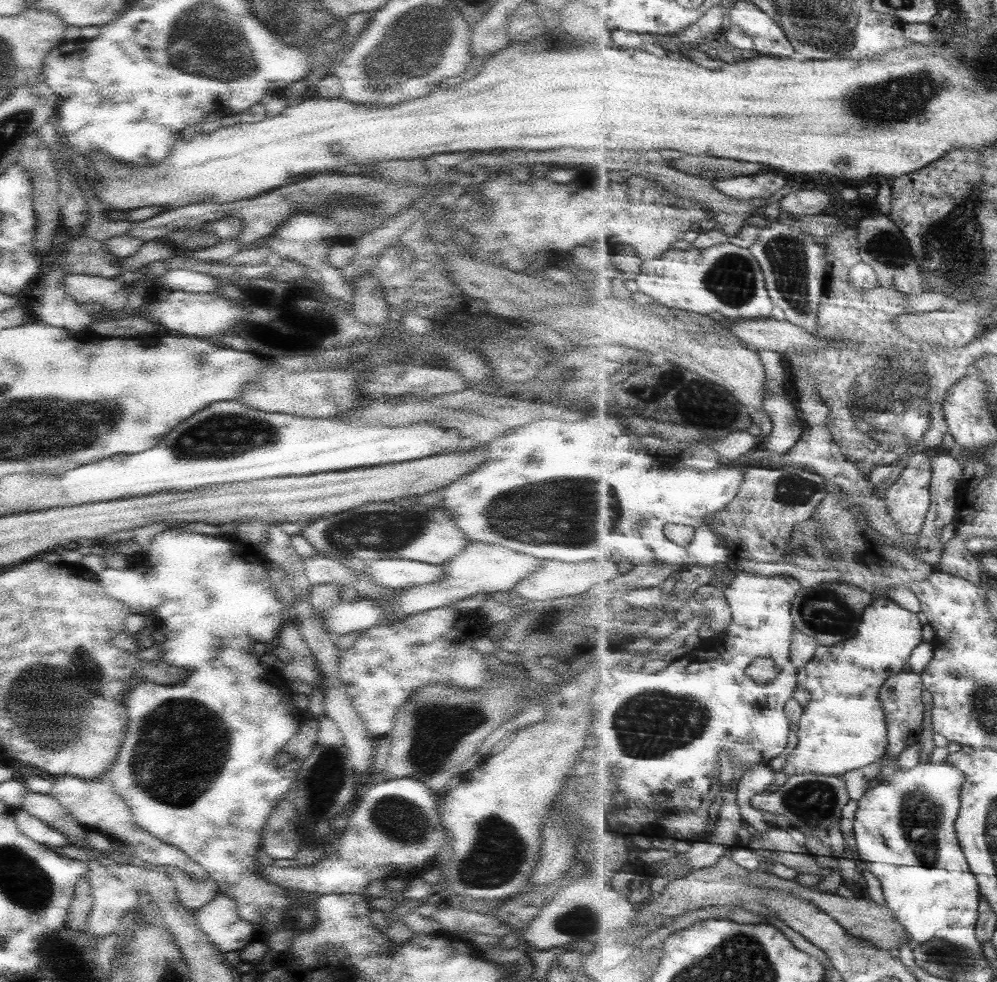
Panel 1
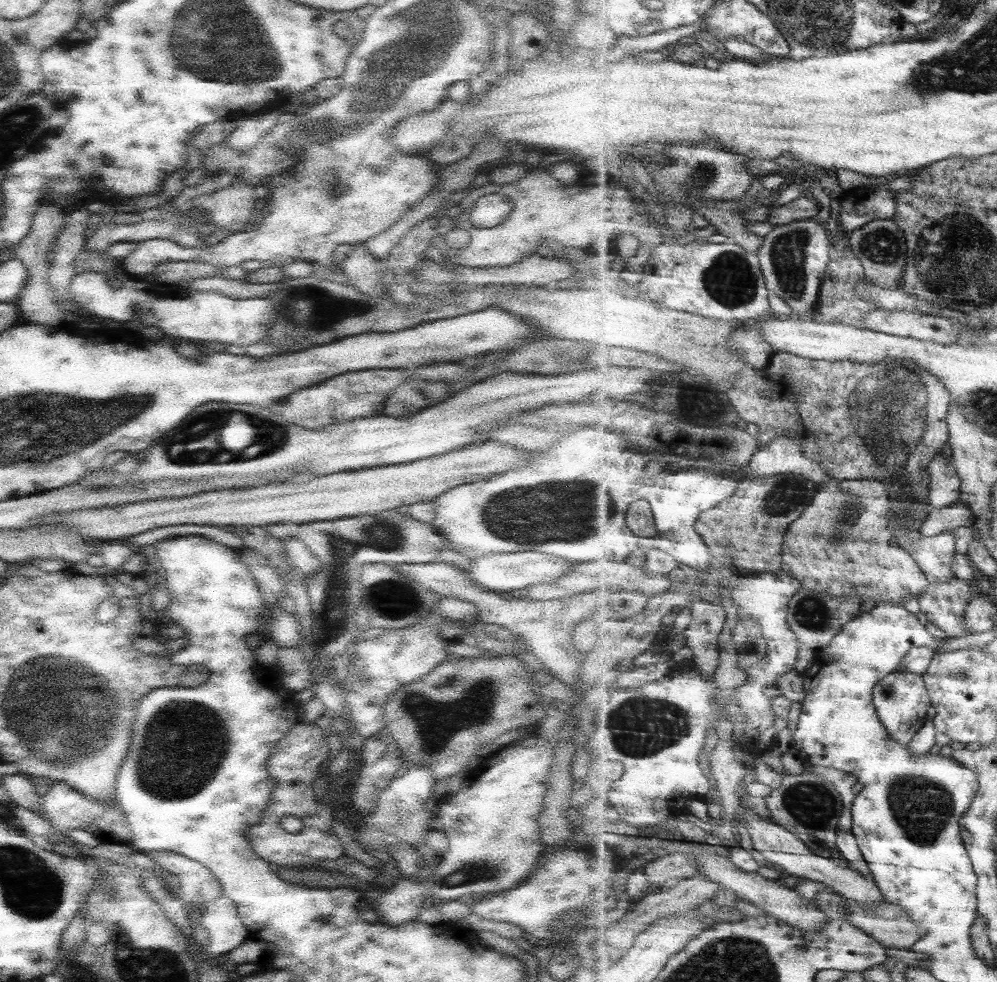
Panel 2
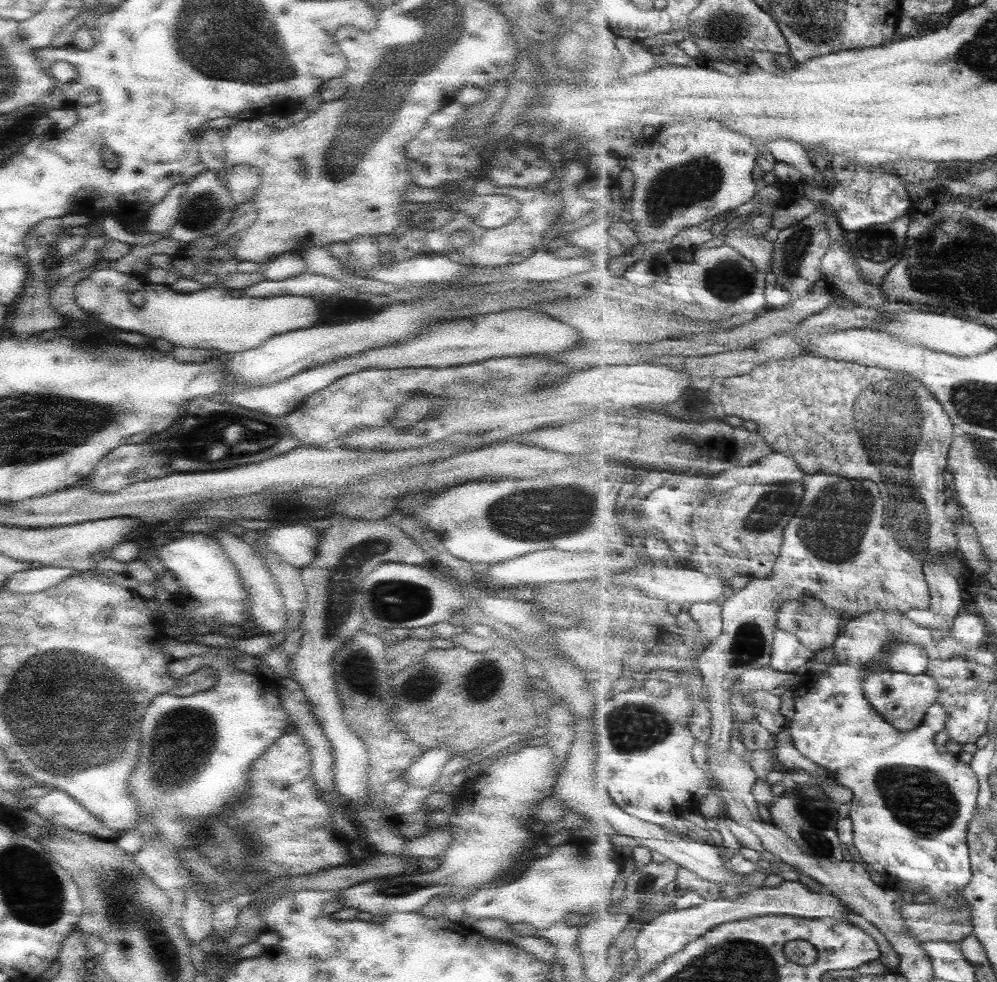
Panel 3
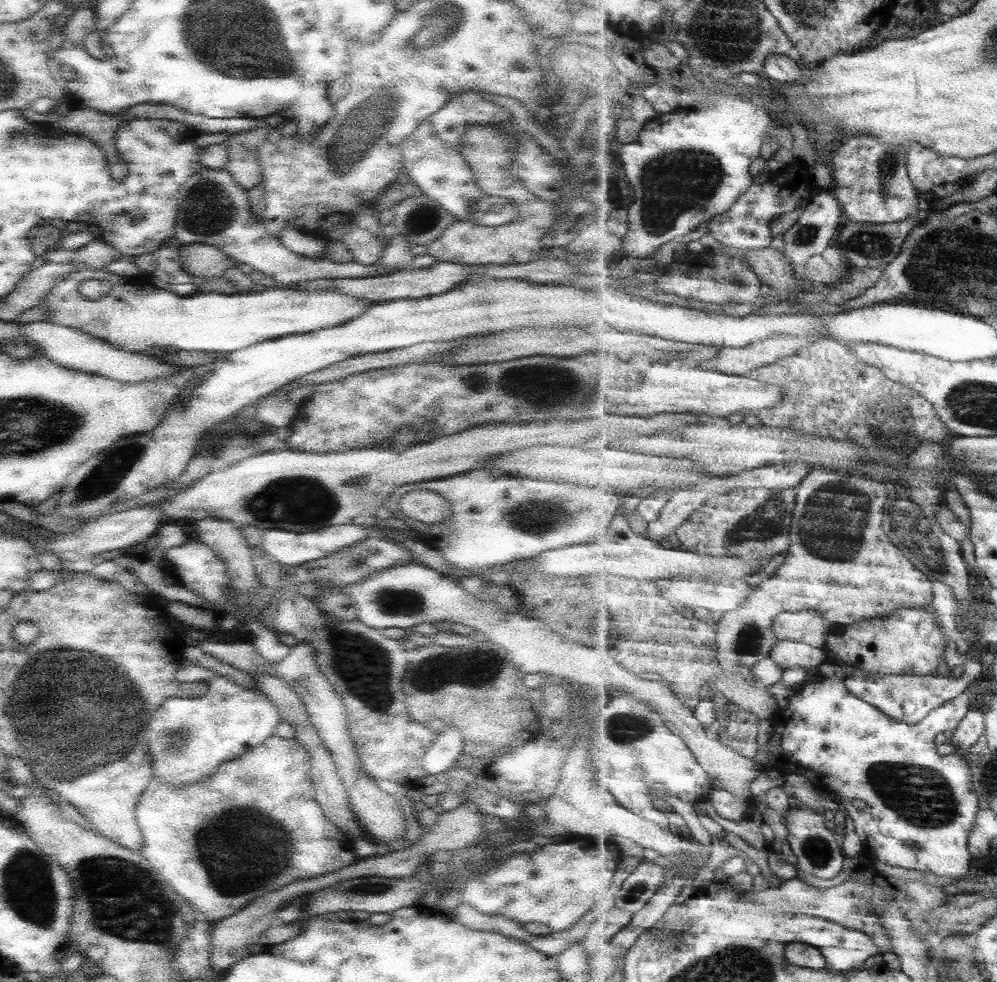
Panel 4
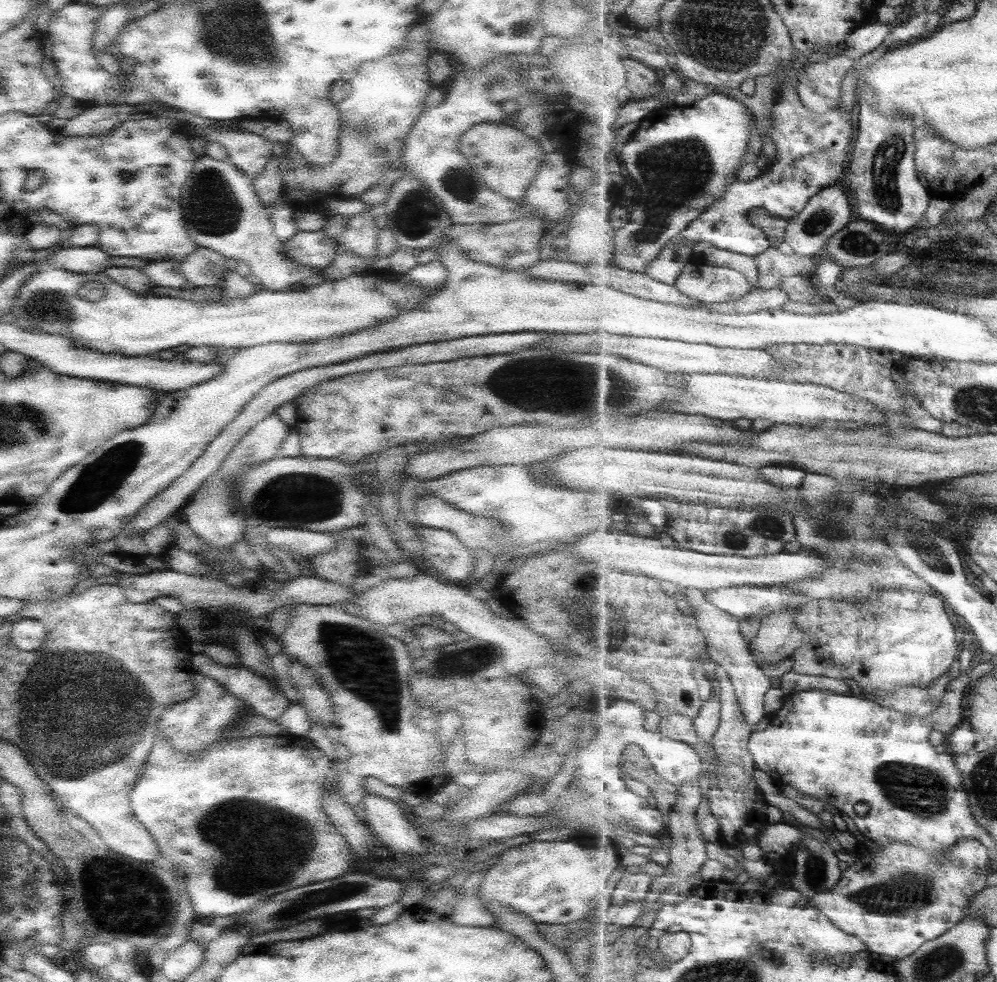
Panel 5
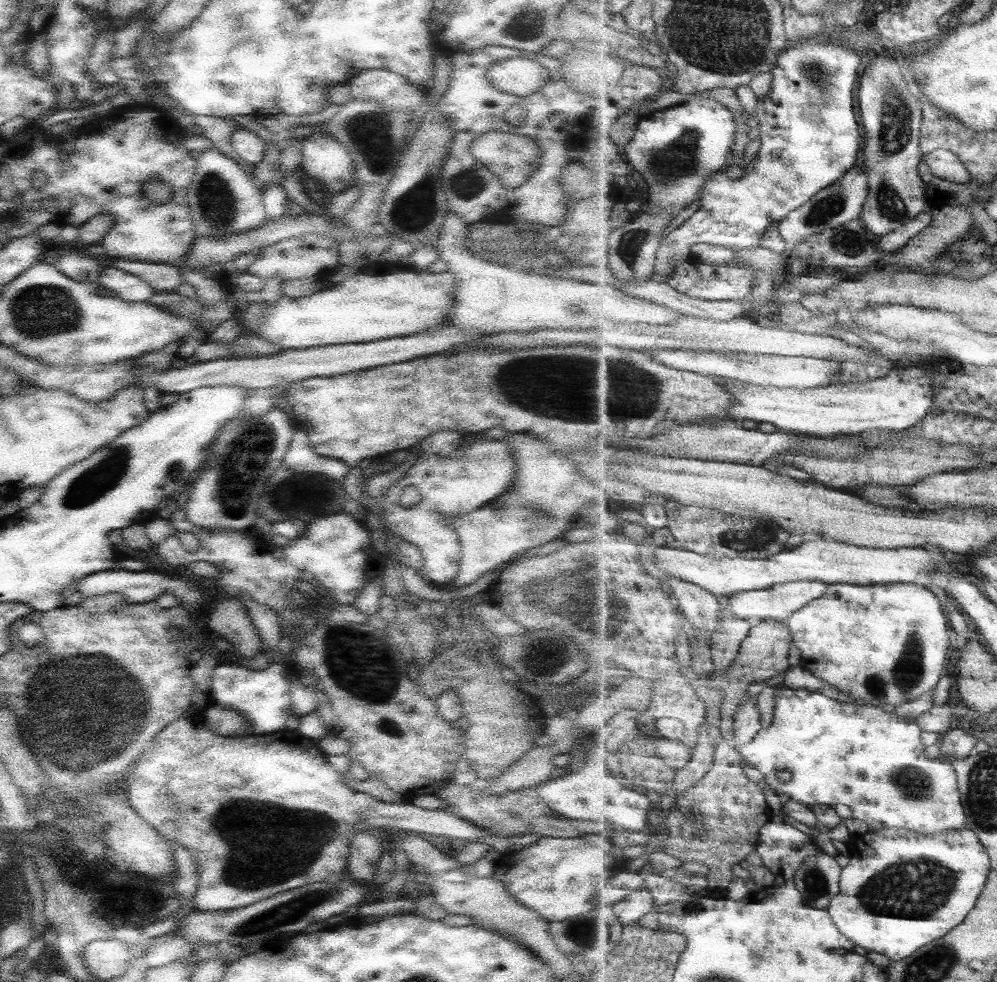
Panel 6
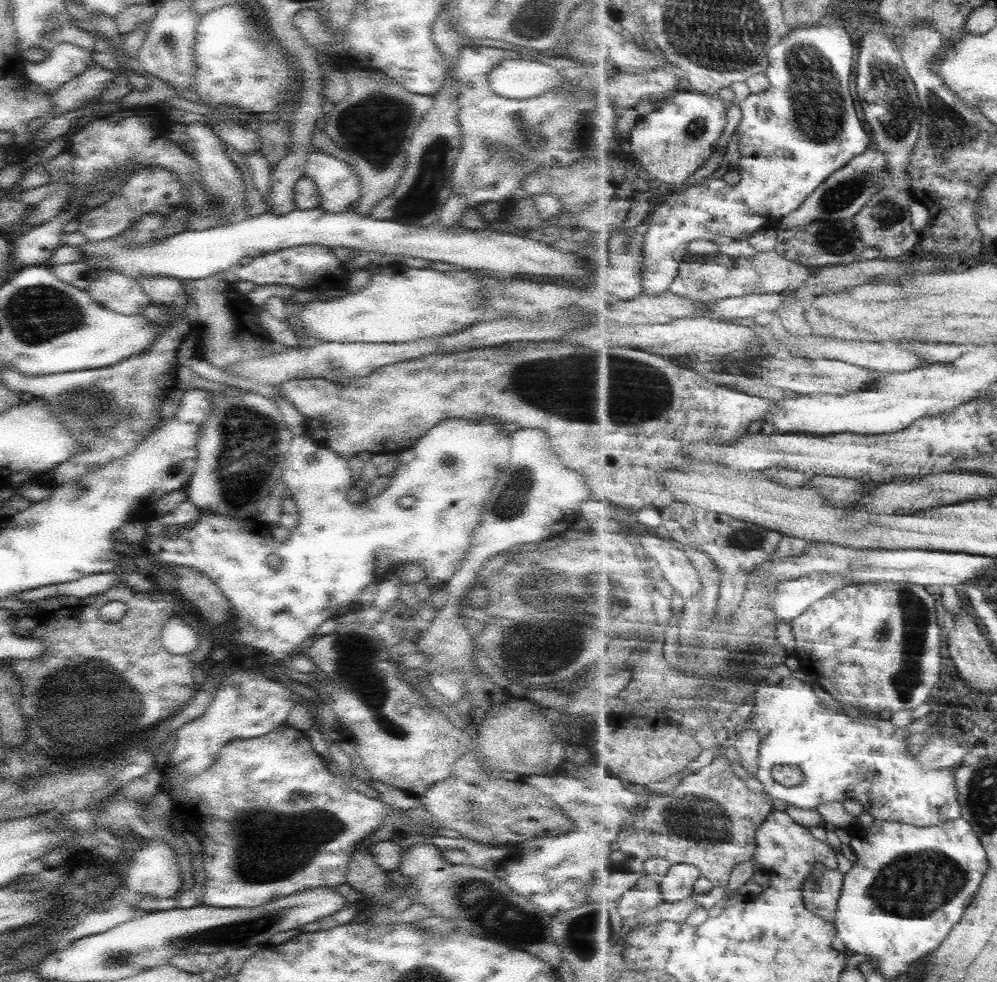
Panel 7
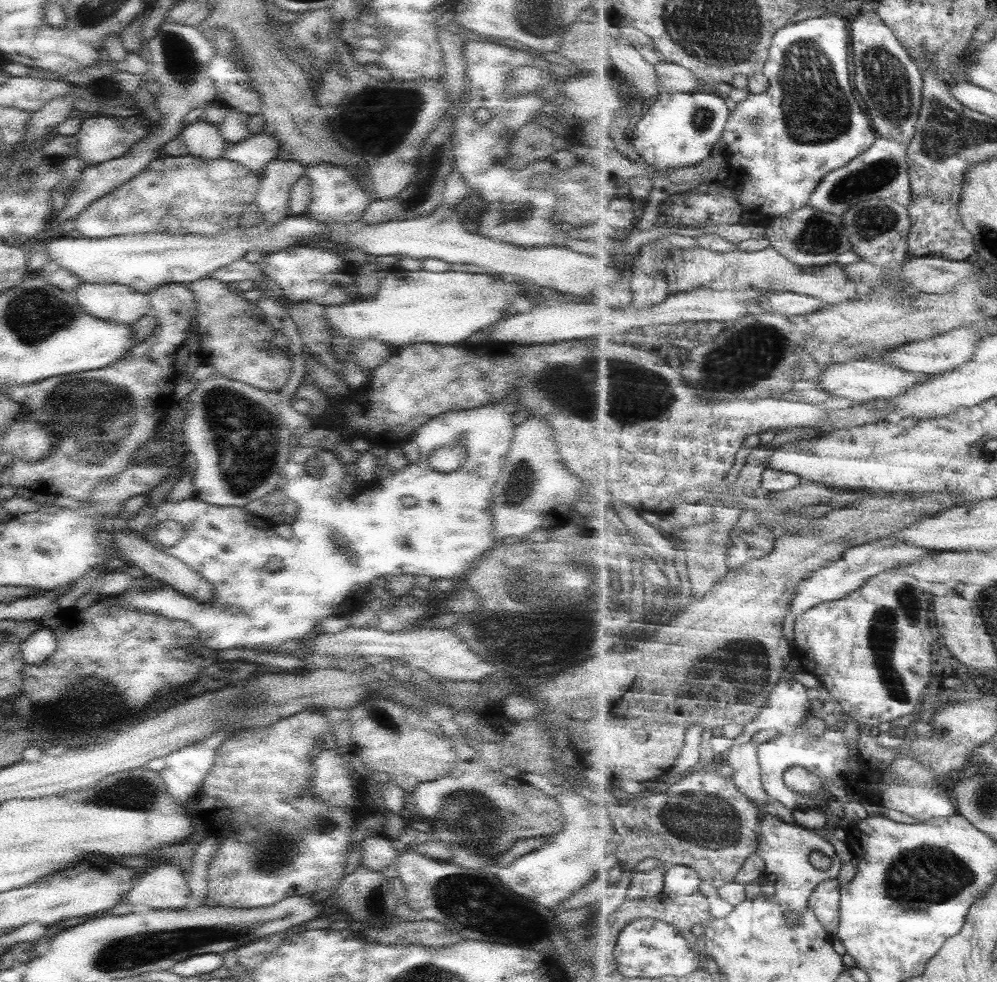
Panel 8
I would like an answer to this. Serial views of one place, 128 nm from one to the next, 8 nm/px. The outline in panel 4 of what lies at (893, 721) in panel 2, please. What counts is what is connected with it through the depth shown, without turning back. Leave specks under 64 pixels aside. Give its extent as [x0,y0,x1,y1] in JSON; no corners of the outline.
[845,581,981,724]

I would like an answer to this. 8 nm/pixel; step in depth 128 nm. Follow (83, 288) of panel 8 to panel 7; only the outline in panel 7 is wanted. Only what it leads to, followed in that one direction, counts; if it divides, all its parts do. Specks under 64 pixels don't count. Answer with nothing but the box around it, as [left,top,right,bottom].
[86,270,150,314]

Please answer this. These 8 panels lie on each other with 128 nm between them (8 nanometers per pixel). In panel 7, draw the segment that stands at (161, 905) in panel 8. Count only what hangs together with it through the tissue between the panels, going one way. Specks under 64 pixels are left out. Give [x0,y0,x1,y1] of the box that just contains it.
[125,837,182,899]

